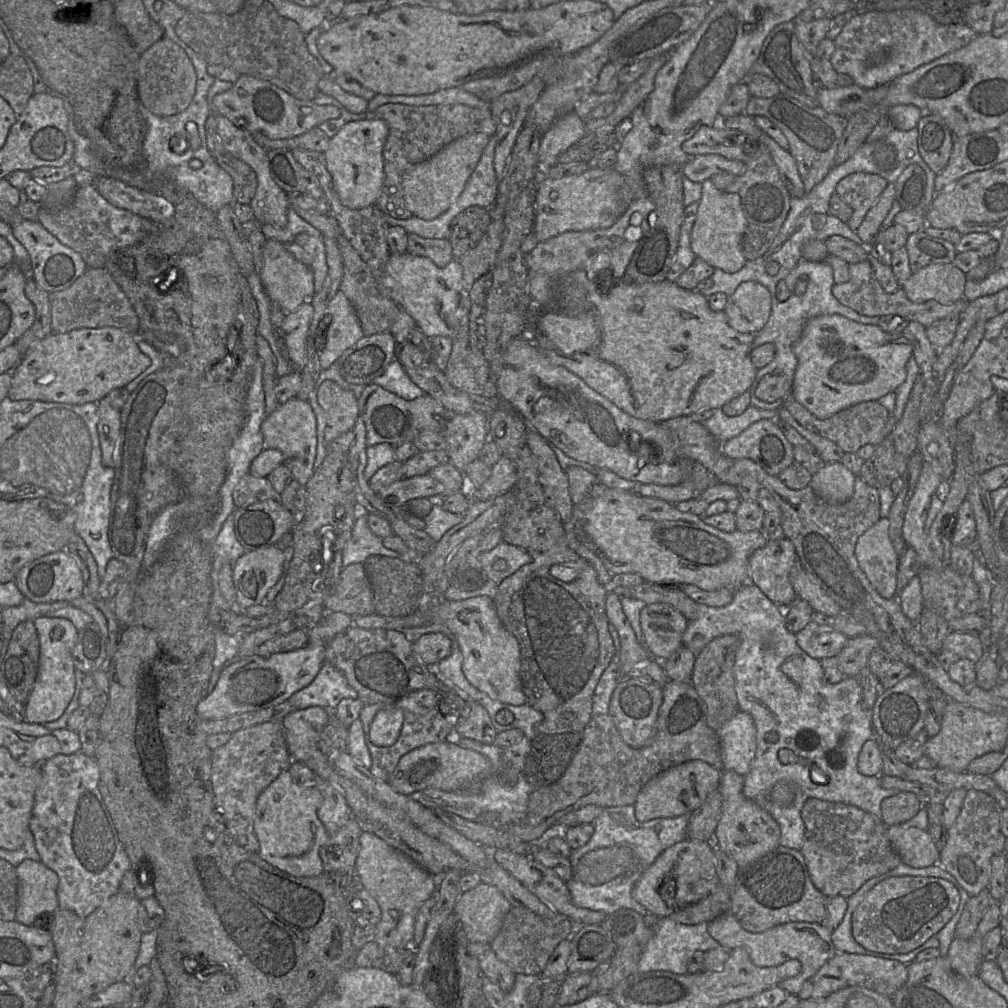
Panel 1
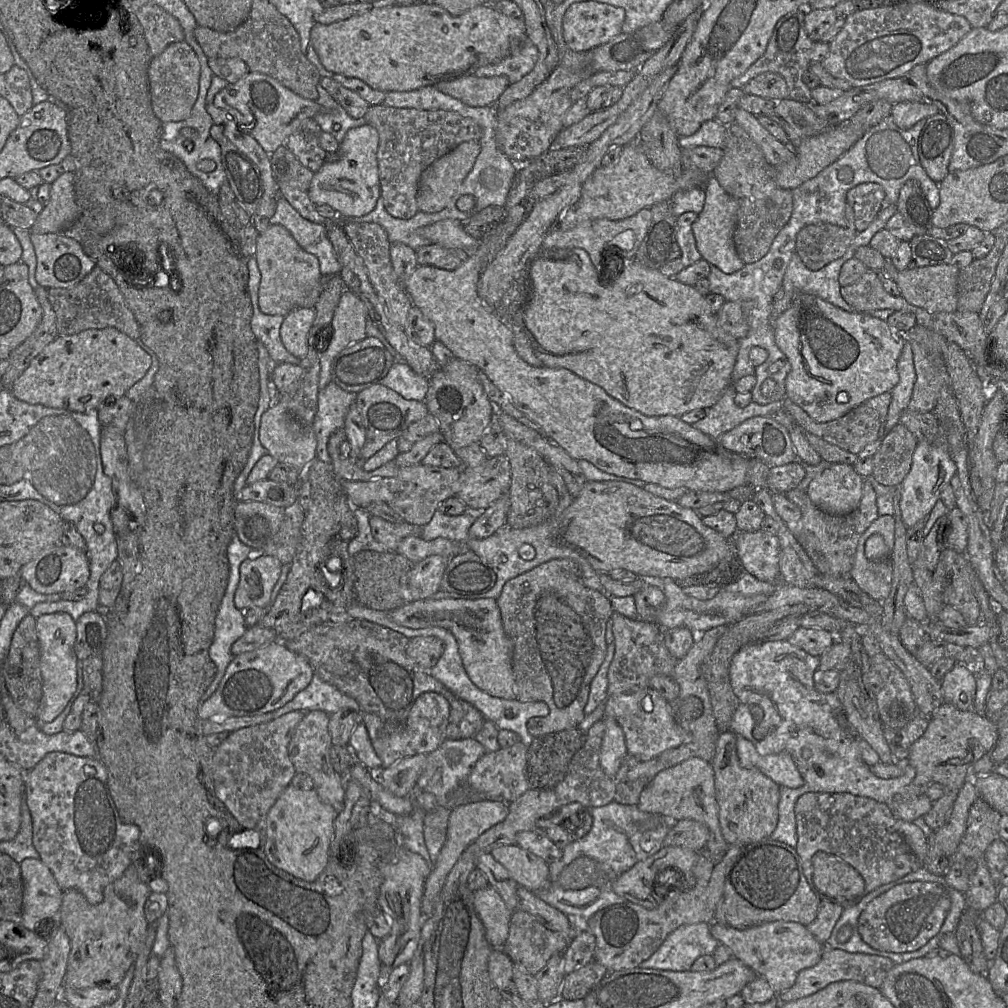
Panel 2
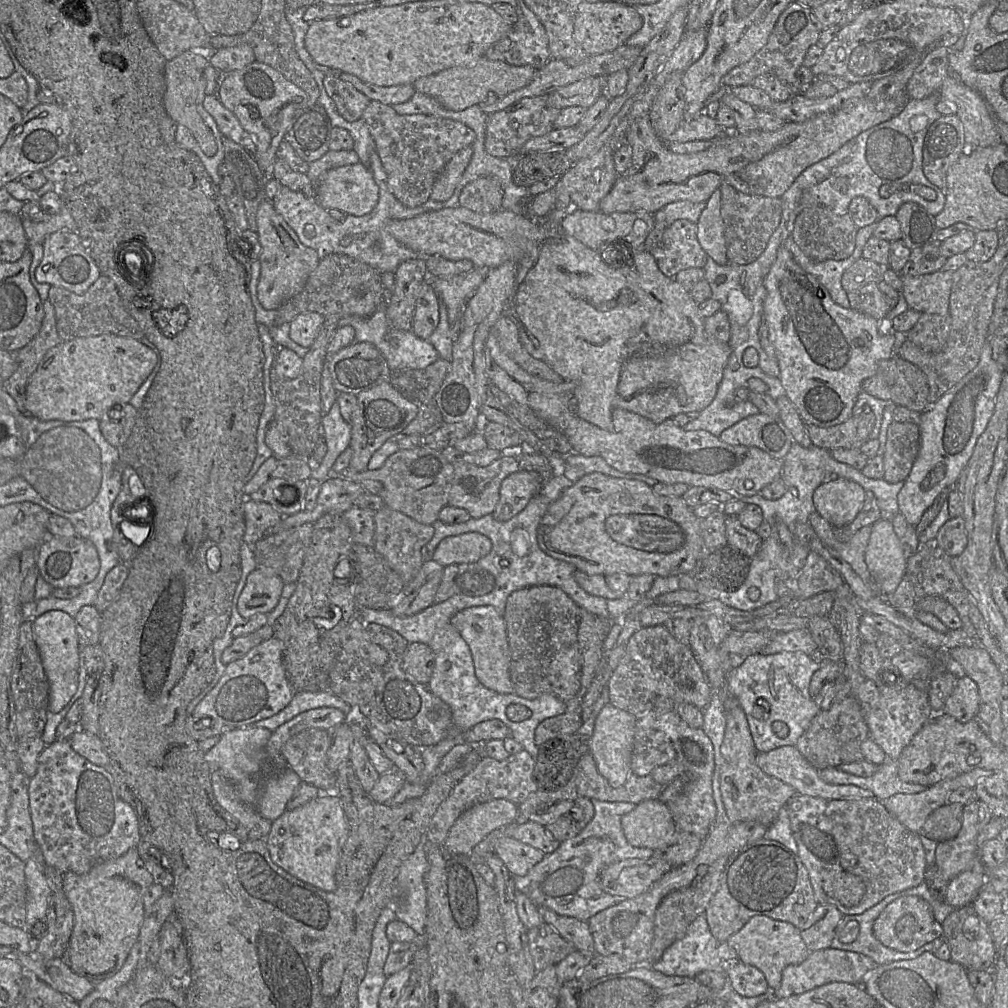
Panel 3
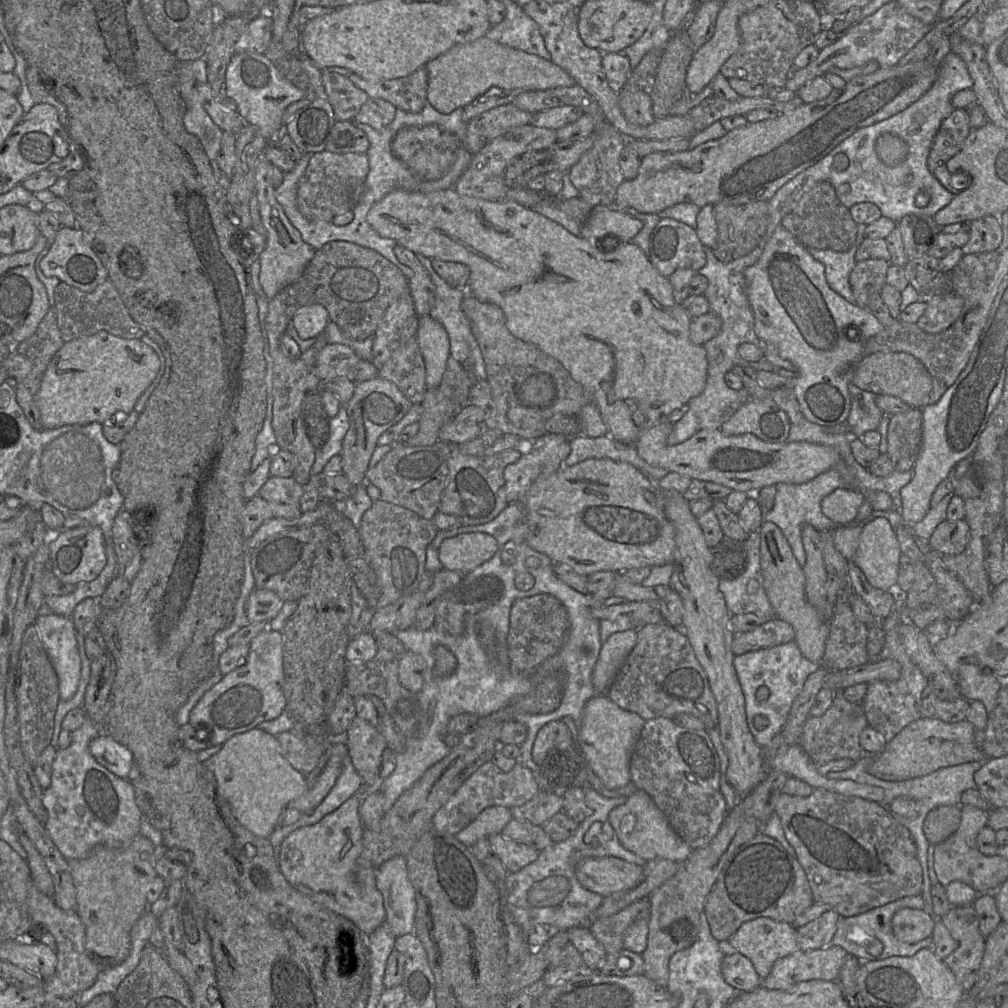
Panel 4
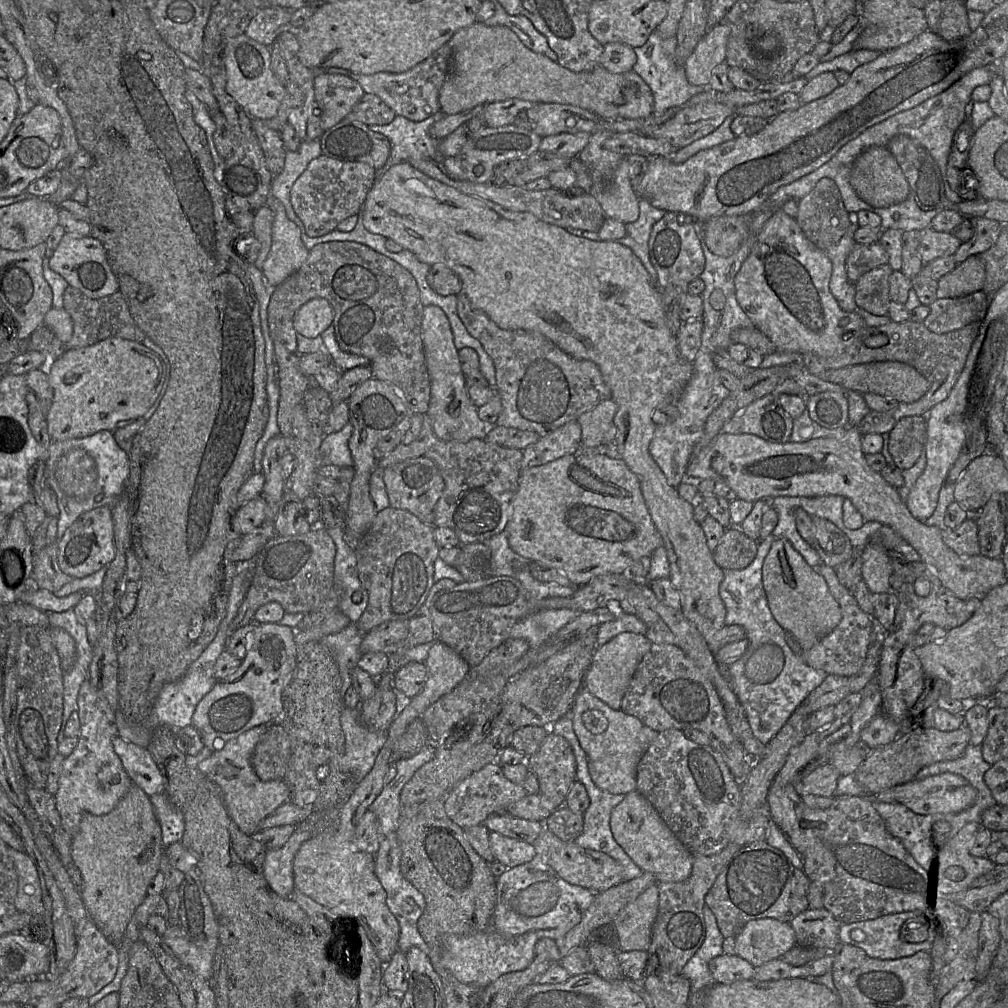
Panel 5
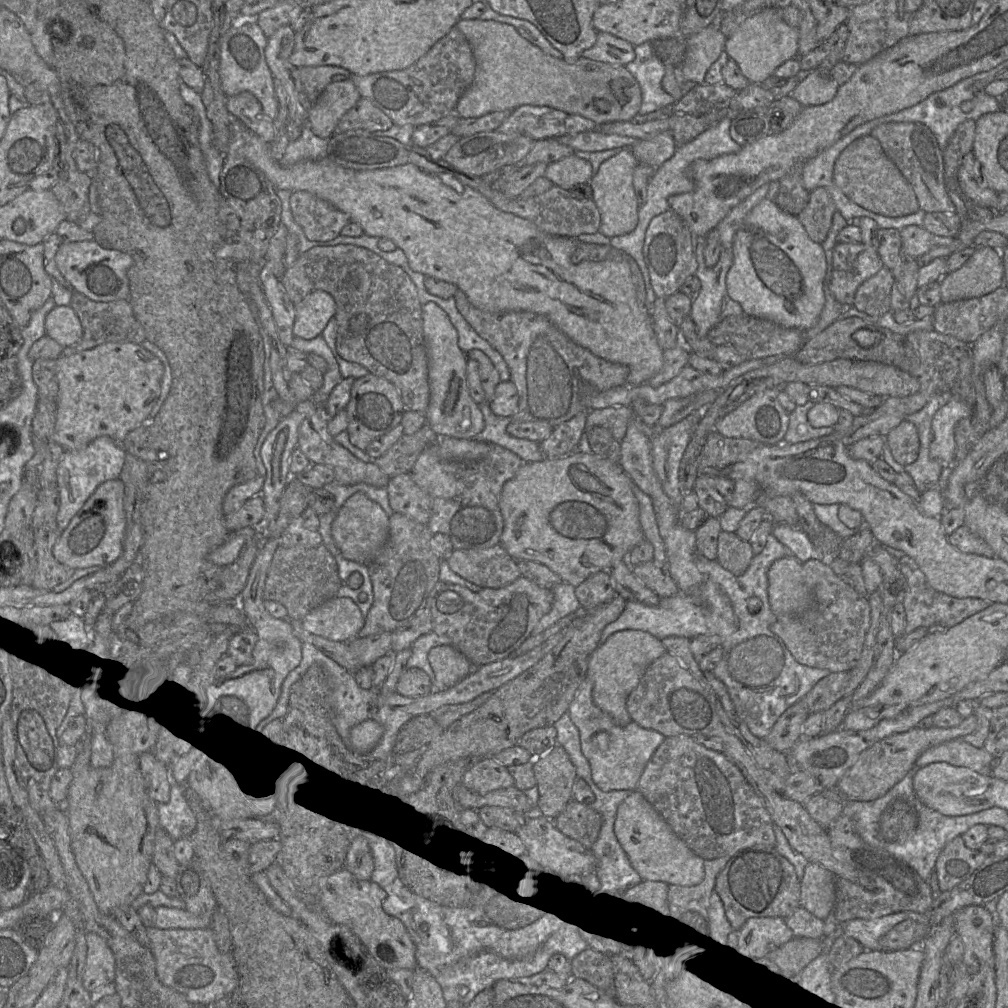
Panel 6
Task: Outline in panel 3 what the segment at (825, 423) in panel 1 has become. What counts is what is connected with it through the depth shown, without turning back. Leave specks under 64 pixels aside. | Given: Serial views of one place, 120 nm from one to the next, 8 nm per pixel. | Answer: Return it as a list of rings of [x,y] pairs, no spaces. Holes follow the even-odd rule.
[[[863,405],[864,411],[853,414],[845,422],[829,427],[820,427],[805,423],[805,429],[813,445],[831,450],[836,447],[859,449],[869,439],[869,434],[875,423],[875,415],[869,405]]]

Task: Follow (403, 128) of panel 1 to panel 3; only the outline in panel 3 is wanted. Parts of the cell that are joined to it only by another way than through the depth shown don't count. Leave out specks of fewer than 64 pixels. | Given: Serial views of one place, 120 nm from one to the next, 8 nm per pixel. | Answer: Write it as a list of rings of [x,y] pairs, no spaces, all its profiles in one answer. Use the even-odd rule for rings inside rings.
[[[370,101],[362,119],[375,141],[389,190],[408,208],[421,206],[430,199],[433,185],[447,163],[475,140],[474,131],[461,122],[424,114],[399,115],[391,105],[378,101]]]

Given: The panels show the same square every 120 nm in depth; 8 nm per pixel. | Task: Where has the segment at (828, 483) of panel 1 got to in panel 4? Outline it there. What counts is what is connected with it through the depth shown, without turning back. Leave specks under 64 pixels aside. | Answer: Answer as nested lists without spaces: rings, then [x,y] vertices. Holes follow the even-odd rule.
[[[838,488],[822,499],[821,510],[833,522],[847,526],[855,520],[864,500],[858,490]]]

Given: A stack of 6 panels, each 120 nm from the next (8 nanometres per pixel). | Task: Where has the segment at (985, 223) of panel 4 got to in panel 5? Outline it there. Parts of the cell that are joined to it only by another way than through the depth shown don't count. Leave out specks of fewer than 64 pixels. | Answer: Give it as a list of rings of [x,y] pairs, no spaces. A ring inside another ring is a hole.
[[[972,217],[969,219],[973,229],[973,237],[958,247],[953,254],[956,264],[960,264],[972,255],[979,255],[990,249],[998,240],[1002,224],[996,220],[984,217]]]

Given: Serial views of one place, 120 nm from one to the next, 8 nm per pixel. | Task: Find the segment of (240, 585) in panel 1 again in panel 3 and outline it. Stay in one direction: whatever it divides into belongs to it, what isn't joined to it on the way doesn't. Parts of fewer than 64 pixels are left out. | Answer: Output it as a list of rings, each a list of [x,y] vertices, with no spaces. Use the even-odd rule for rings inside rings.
[[[256,568],[248,575],[239,596],[239,613],[246,619],[261,613],[269,614],[279,602],[284,584],[279,576],[267,576]]]

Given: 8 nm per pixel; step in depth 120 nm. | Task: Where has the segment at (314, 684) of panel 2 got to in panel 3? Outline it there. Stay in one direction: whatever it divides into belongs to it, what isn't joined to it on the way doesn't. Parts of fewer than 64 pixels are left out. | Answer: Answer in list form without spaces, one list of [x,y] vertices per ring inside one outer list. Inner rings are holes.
[[[329,689],[320,692],[295,692],[290,703],[272,717],[253,723],[255,727],[264,727],[274,731],[298,714],[320,707],[333,707],[342,711],[348,718],[360,719],[354,707],[333,694]]]

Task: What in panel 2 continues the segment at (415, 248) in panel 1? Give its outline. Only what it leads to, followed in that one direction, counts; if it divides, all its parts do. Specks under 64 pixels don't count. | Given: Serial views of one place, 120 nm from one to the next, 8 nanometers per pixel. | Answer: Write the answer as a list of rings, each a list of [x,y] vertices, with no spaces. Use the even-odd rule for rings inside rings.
[[[438,244],[422,246],[415,252],[419,265],[433,266],[447,271],[457,269],[472,253],[462,249],[446,248]]]

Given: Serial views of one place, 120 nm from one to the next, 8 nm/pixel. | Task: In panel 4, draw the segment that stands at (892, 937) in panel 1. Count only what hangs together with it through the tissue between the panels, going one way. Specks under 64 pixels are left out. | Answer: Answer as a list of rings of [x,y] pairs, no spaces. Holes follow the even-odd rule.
[[[902,908],[894,914],[891,925],[899,941],[912,945],[930,937],[936,921],[933,915],[923,910]]]

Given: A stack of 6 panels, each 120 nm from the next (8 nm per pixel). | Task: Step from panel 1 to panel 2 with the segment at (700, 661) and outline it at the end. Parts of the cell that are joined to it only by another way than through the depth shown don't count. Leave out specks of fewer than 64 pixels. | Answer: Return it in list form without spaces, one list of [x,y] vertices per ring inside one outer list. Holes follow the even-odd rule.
[[[796,604],[769,611],[751,613],[729,625],[725,633],[719,638],[711,654],[703,663],[702,672],[707,682],[715,723],[720,733],[730,730],[733,714],[739,704],[739,700],[733,692],[729,676],[733,656],[742,647],[756,642],[762,636],[762,633],[772,628],[777,621],[788,616],[802,616],[809,612],[810,609],[811,608],[805,604]]]

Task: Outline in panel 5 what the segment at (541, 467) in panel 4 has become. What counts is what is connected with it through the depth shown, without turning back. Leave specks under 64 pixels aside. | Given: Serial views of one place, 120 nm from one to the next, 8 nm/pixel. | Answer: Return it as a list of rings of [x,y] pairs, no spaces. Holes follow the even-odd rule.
[[[571,421],[523,450],[522,471],[575,454],[581,447],[581,426]]]

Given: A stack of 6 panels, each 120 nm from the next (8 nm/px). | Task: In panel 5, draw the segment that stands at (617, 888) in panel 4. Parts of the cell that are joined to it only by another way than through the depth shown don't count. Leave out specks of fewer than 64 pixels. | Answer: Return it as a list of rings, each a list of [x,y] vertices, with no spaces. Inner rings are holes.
[[[546,828],[533,845],[536,854],[541,854],[544,861],[571,884],[599,893],[623,881],[623,866],[611,856],[600,851],[580,847],[573,841],[561,840]]]

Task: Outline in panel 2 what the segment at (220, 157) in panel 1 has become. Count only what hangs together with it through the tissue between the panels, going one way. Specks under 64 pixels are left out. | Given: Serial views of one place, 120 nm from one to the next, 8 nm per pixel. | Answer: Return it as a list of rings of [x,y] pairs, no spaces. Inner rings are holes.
[[[213,124],[210,135],[220,145],[221,162],[235,201],[253,217],[264,192],[258,167],[229,141],[220,126]]]

